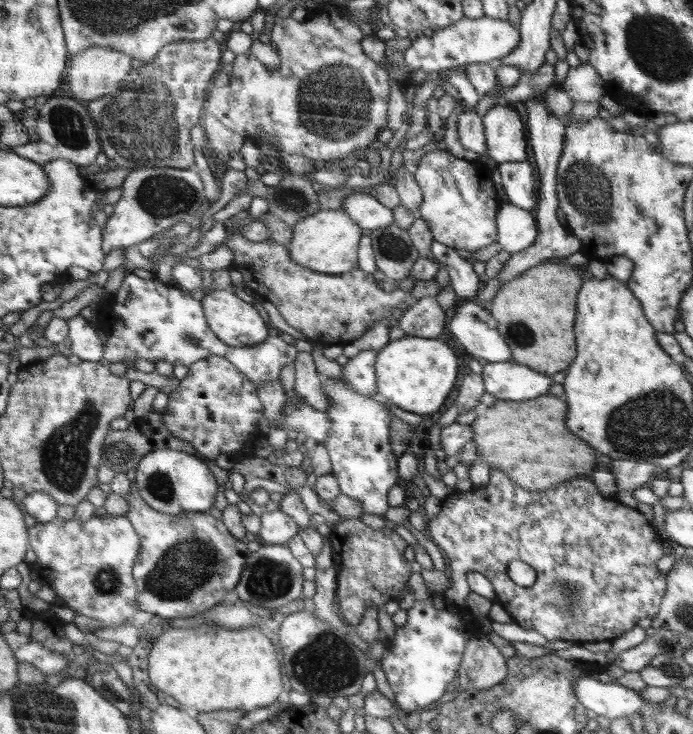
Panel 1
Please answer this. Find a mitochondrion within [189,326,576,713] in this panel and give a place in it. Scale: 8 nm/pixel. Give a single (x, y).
(327, 664)

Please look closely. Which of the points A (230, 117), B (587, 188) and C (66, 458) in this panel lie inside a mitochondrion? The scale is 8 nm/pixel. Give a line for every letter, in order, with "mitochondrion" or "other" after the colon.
A: other
B: mitochondrion
C: mitochondrion

